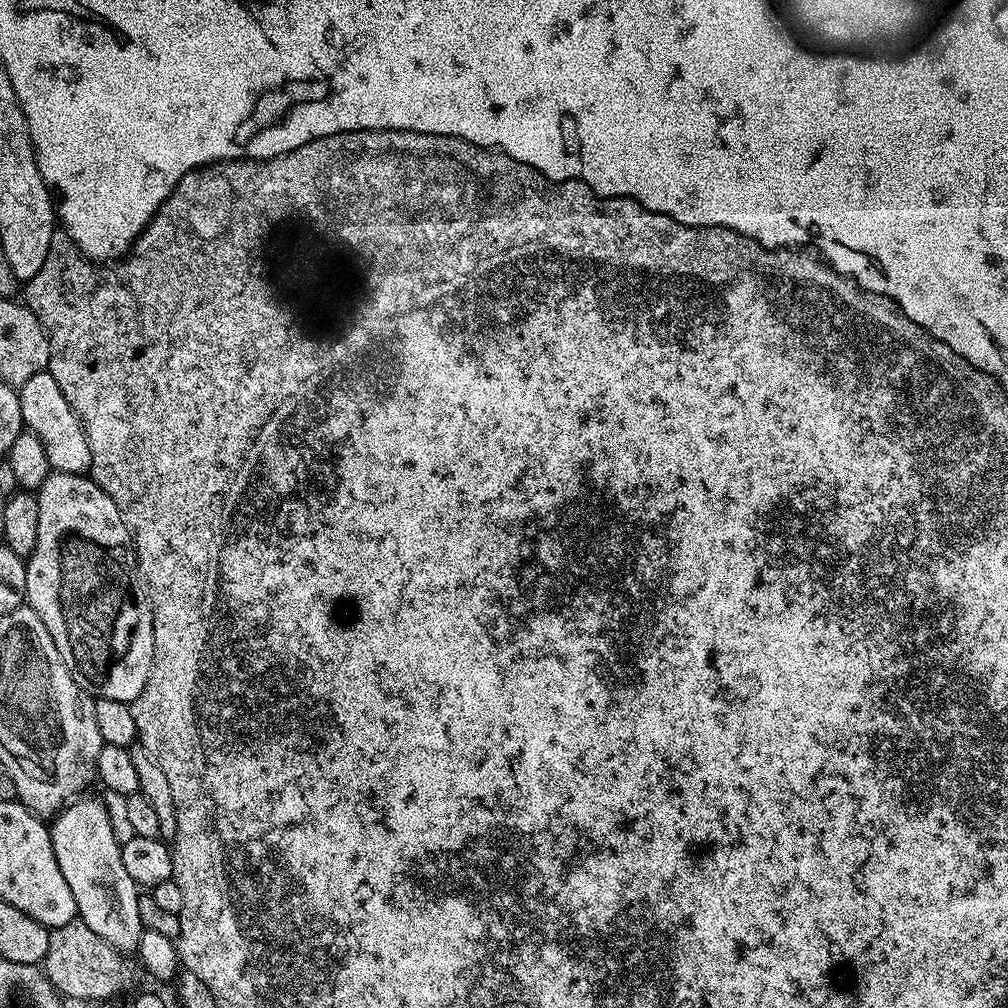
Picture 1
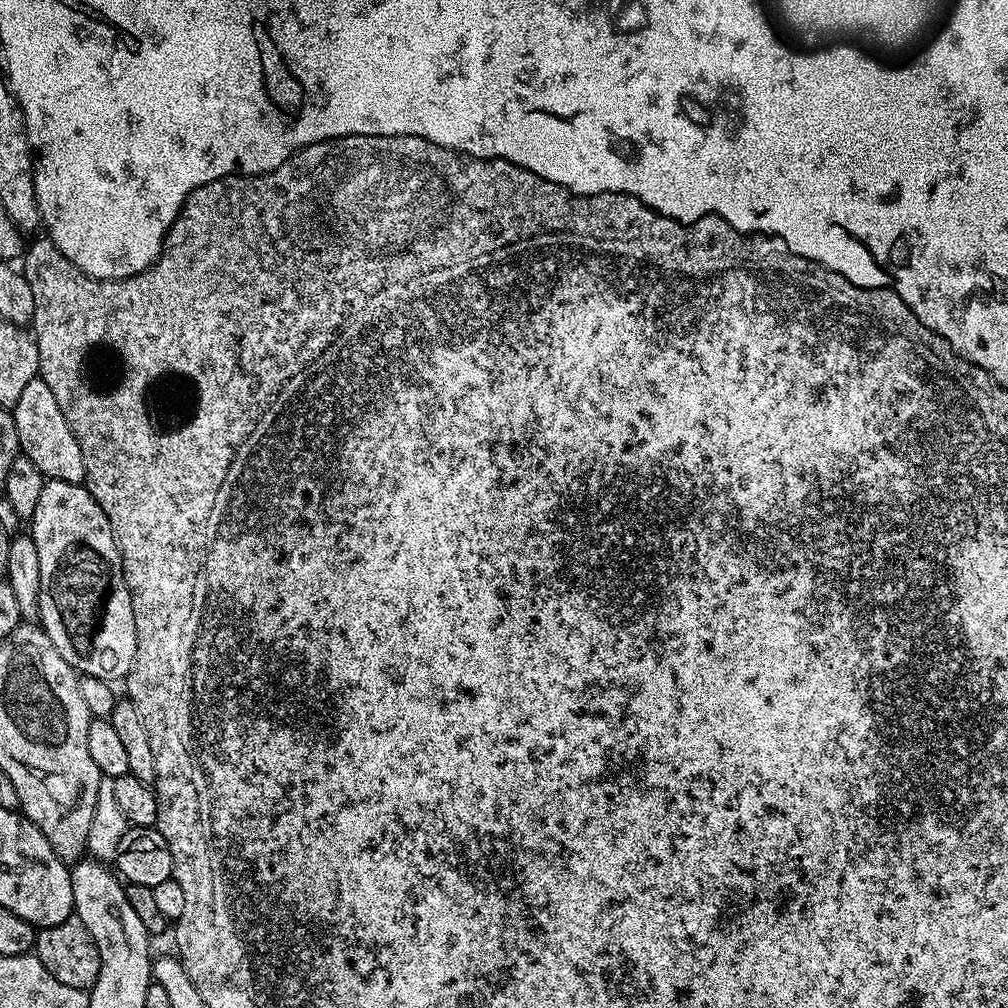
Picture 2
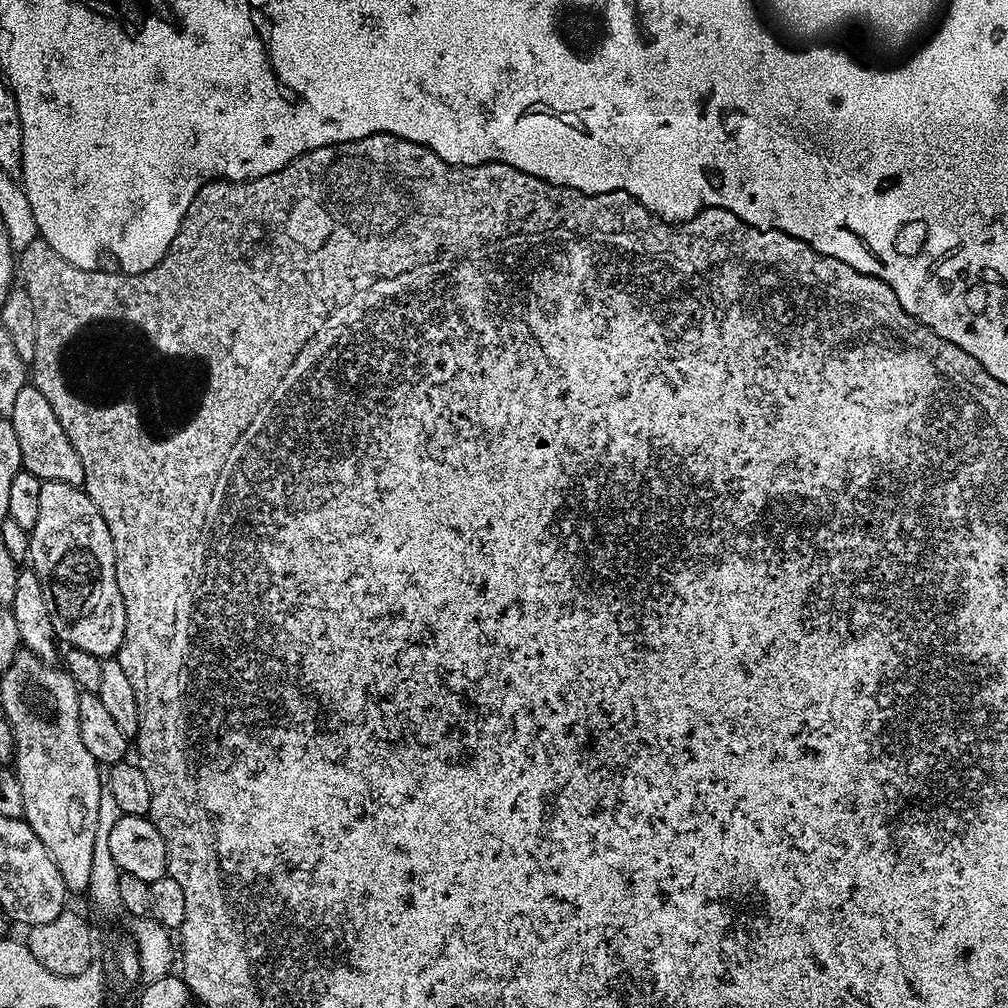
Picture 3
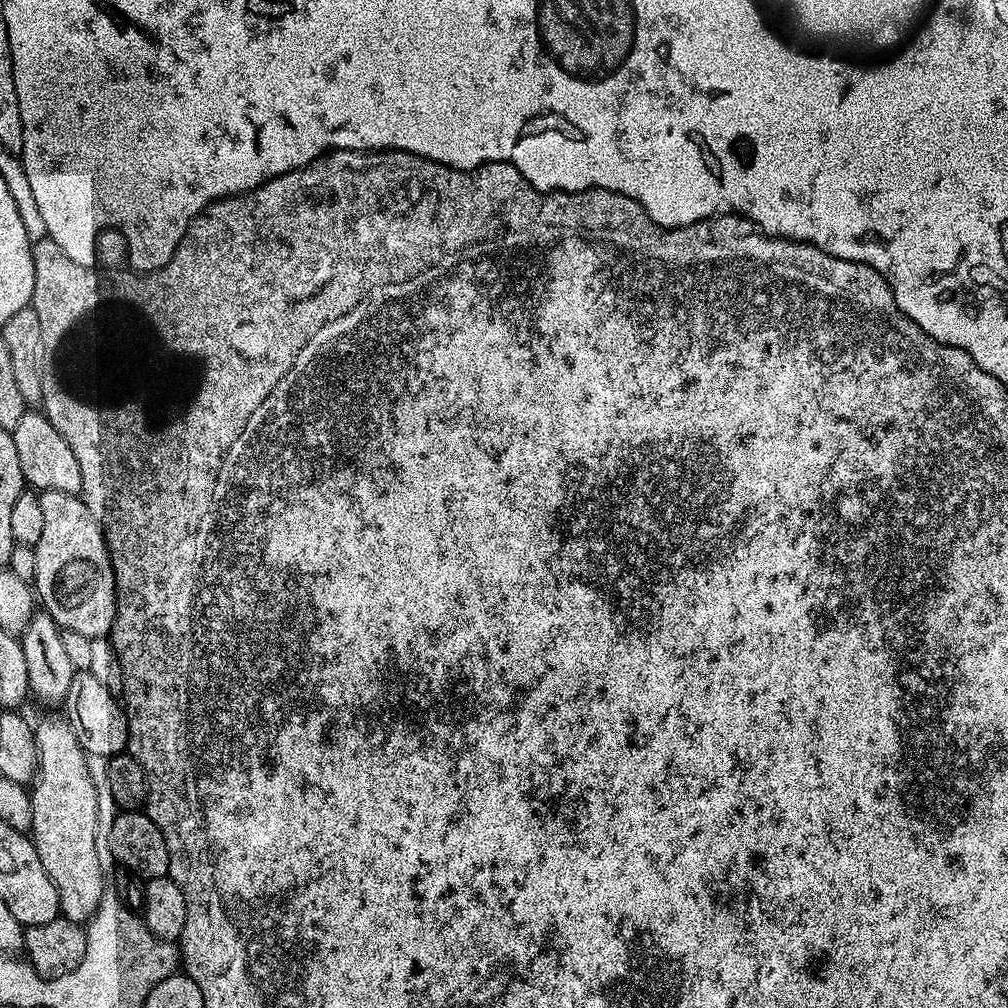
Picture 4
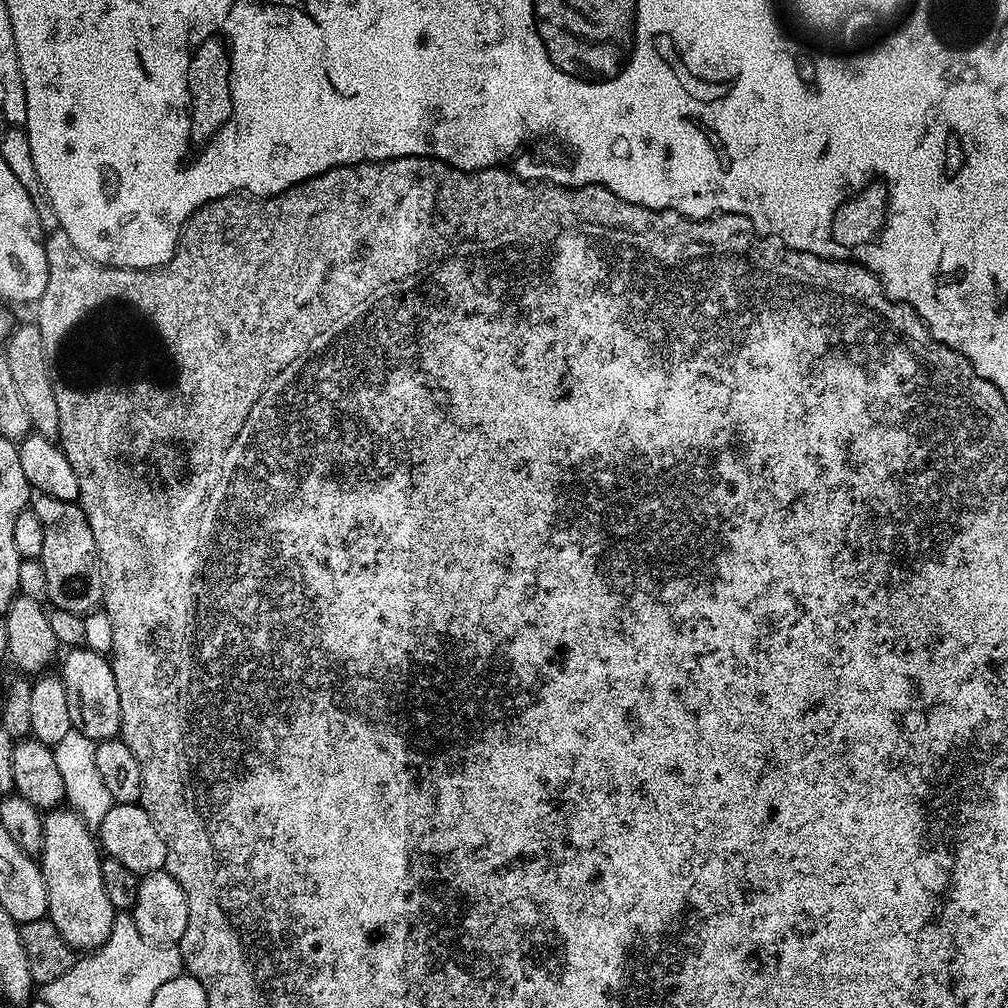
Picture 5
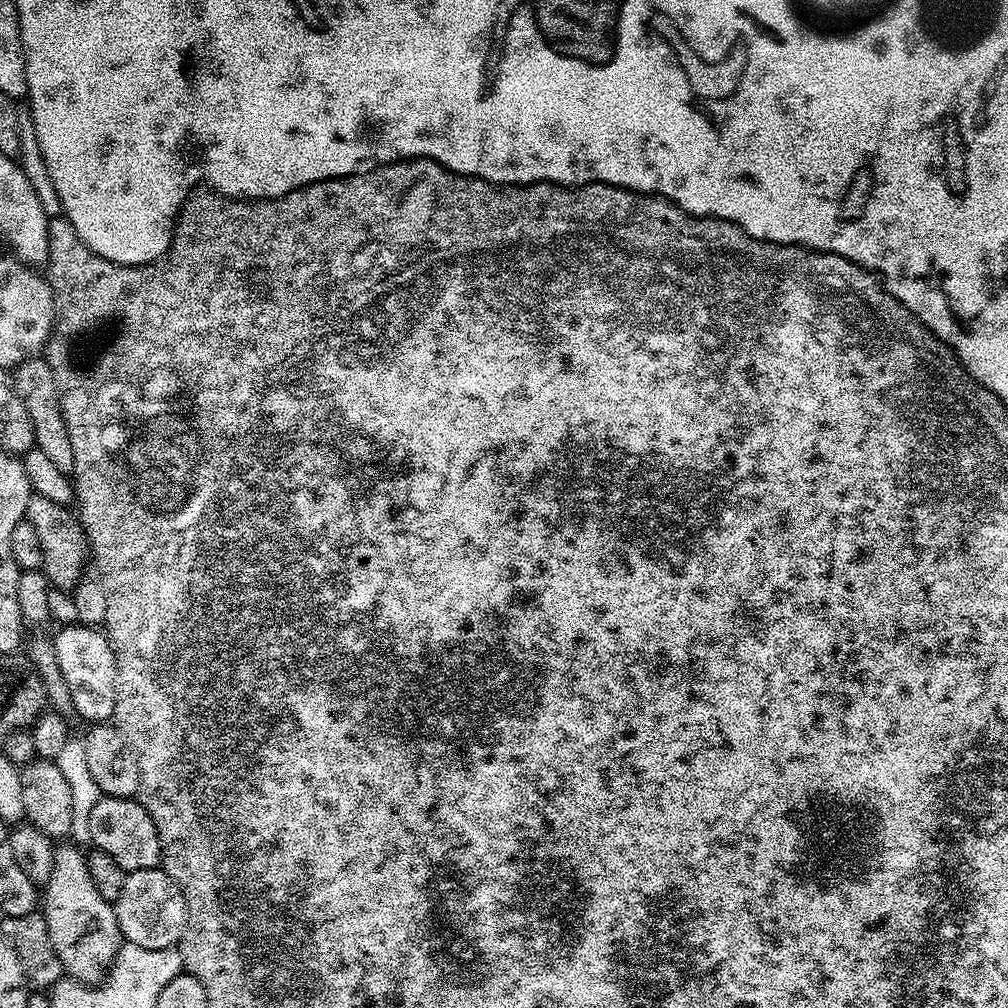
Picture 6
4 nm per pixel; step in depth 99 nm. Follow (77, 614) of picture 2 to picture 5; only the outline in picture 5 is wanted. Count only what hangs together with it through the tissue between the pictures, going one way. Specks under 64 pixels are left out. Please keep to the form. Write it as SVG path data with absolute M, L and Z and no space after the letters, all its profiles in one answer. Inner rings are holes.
M37 495L30 511L42 522L42 554L39 562L46 574L47 603L53 609L87 614L104 598L104 570L96 552L90 522L79 503Z

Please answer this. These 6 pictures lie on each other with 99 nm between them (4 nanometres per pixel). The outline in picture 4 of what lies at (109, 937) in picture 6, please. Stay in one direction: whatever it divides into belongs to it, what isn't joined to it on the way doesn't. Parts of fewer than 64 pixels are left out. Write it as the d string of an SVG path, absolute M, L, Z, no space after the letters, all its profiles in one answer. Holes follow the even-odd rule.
M63 715L48 716L45 720L35 721L34 727L38 766L36 779L30 788L34 802L34 822L30 839L38 850L38 858L42 858L46 874L50 874L50 882L54 882L58 890L60 916L65 920L87 922L96 915L102 902L102 894L106 891L106 869L98 862L98 850L94 847L94 842L98 839L98 794L94 794L94 782L90 782L88 756L81 748L71 724Z

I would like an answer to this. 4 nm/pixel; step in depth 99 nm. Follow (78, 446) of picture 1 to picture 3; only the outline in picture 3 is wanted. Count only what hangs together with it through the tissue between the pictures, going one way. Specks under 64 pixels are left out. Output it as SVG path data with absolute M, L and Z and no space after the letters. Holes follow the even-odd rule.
M31 382L25 383L24 388L18 390L10 419L14 426L14 438L18 438L23 471L34 474L42 481L83 485L82 458L78 458L78 450L74 450L70 438L66 438L66 430L62 428L62 422L58 422L58 414L54 414L54 406L46 402L42 390L38 390Z

